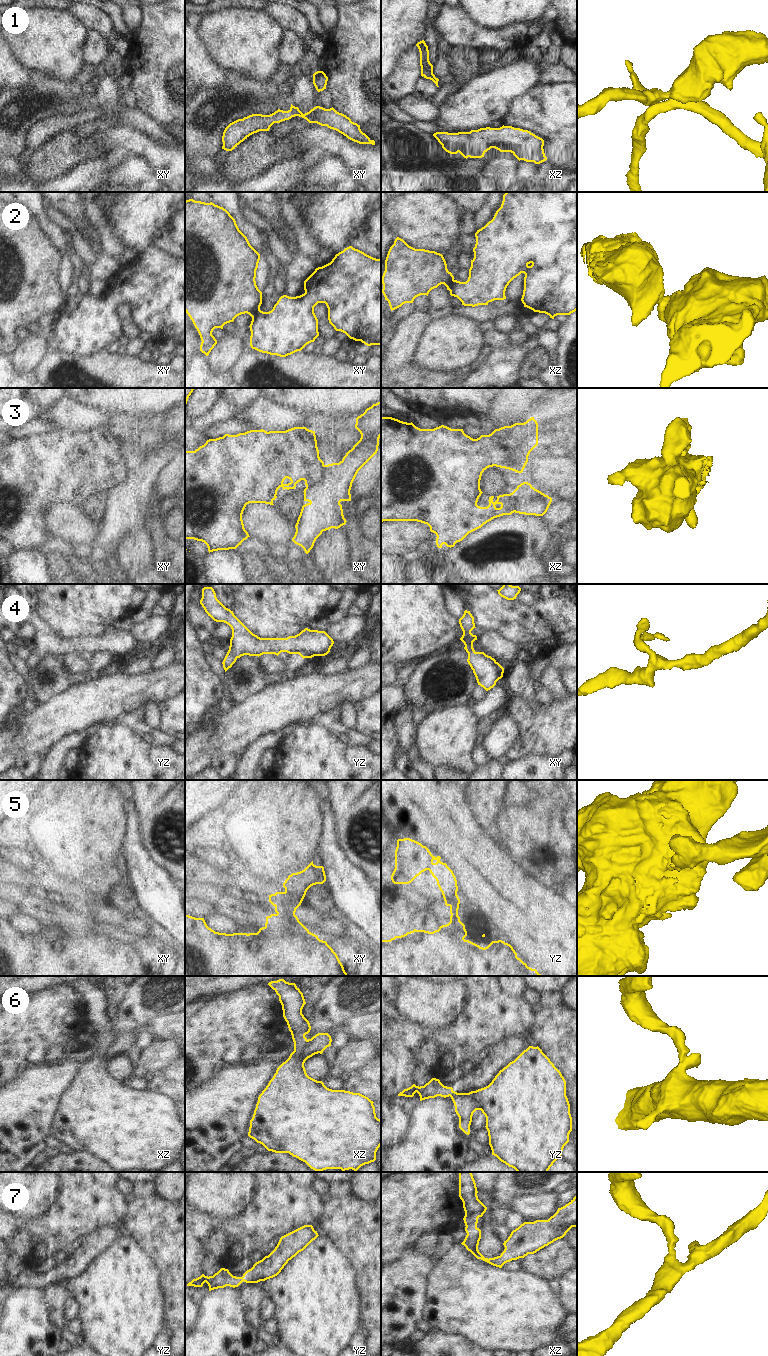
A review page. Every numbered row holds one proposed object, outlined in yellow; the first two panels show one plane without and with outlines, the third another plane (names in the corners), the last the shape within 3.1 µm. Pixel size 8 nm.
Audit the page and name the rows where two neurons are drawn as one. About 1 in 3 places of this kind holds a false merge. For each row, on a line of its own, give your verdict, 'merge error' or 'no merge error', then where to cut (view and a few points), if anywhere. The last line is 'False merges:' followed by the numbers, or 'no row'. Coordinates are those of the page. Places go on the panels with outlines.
1: no merge error | no cut
2: merge error | xz (454, 280), (449, 290)
3: merge error | xy (325, 465), (323, 475), (317, 481), (312, 481), (306, 486)
4: no merge error | no cut
5: merge error | xy (294, 913), (282, 912), (277, 914)
6: merge error | xz (307, 1040), (299, 1050), (294, 1051)
7: no merge error | no cut
False merges: 2, 3, 5, 6

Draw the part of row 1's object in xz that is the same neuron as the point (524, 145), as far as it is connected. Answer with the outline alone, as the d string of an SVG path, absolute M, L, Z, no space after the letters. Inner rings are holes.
M512 126L486 127L458 133L436 132L433 136L446 152L459 152L466 159L482 158L488 150L495 148L500 152L511 152L519 161L540 164L547 160L542 138Z

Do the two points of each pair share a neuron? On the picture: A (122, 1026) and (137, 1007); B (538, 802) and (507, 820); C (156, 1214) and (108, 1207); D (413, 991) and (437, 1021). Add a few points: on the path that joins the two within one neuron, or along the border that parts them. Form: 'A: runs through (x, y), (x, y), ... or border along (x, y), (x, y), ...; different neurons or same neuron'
A: runs through (126, 1021), (134, 1012); same neuron
B: runs through (537, 812), (527, 822), (517, 821); same neuron
C: border along (129, 1203), (127, 1216), (122, 1222); different neurons
D: runs through (420, 998), (436, 1014); same neuron

